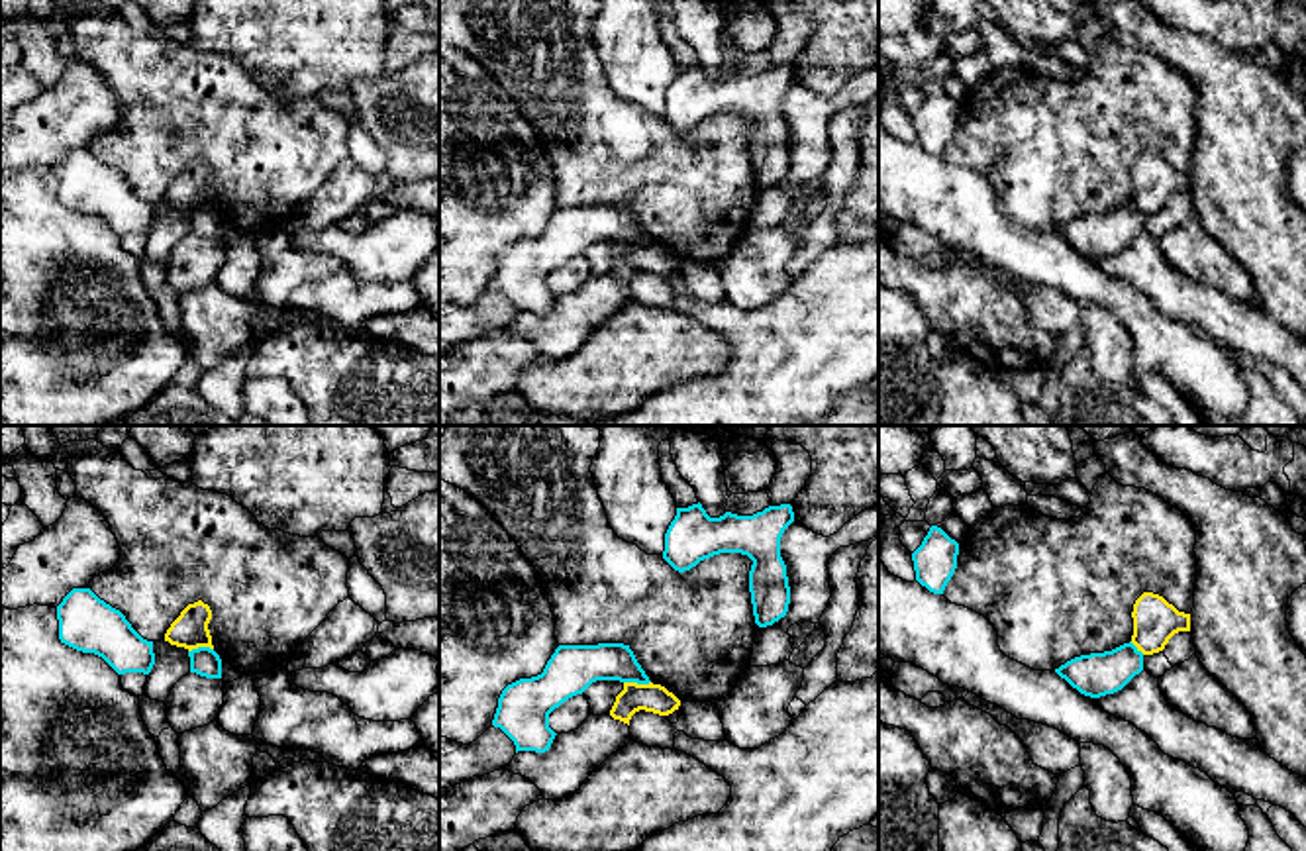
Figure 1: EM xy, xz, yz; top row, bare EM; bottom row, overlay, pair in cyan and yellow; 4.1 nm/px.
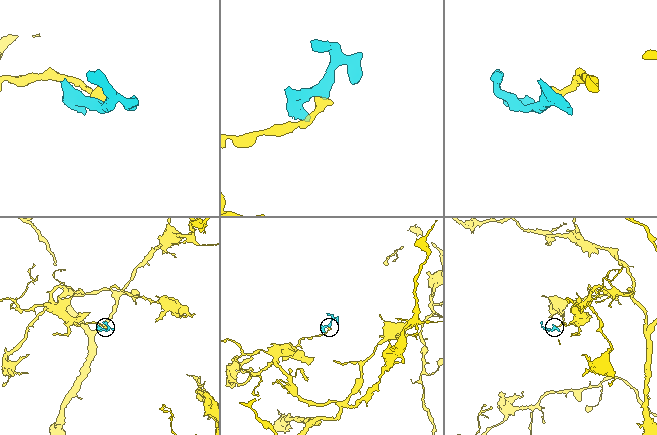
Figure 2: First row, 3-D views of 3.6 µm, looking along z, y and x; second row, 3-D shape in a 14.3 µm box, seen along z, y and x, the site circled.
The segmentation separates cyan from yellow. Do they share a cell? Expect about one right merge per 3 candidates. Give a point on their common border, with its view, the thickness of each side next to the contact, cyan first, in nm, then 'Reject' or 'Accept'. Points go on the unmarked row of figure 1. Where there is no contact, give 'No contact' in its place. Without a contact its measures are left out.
Touches cyan at xz (638, 244). Thickness 170 nm (cyan) against 120 nm. Reject

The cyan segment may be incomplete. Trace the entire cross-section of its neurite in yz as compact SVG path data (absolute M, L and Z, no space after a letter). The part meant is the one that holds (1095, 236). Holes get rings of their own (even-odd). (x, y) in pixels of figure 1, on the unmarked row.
M1130 202L1112 212L1080 216L1055 233L1073 249L1090 259L1122 251L1143 231L1143 214Z

